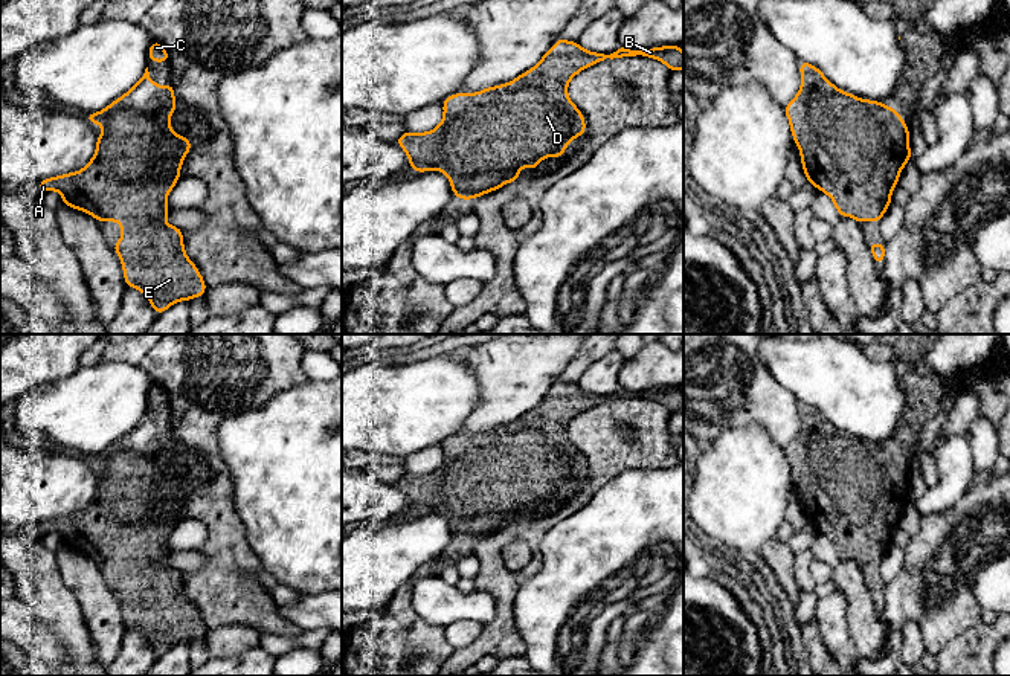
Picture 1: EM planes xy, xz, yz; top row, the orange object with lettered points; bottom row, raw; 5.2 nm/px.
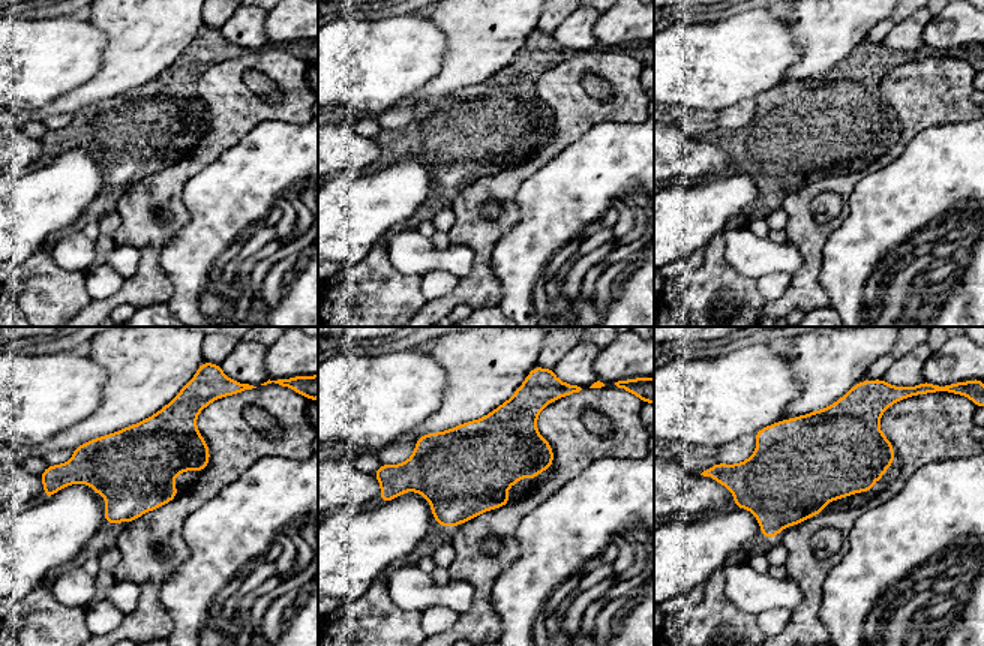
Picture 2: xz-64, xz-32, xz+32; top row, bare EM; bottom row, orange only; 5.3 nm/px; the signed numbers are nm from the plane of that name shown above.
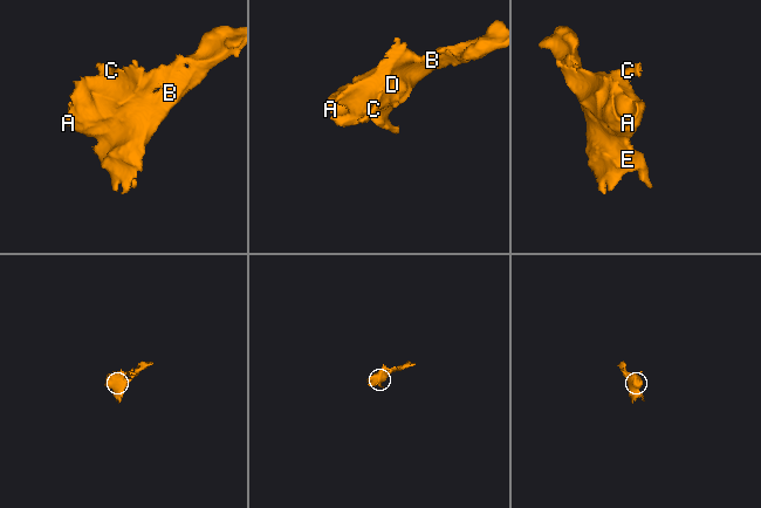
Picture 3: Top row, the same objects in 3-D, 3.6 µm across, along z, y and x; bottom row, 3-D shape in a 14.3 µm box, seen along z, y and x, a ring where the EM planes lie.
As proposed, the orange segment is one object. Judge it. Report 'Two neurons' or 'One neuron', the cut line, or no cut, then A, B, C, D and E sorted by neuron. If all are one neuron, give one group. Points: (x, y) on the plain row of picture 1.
One neuron. No split. Groups: A B C D E

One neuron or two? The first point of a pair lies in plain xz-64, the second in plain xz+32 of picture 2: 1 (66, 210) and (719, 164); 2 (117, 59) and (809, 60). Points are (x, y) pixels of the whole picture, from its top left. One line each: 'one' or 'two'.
1: two
2: one

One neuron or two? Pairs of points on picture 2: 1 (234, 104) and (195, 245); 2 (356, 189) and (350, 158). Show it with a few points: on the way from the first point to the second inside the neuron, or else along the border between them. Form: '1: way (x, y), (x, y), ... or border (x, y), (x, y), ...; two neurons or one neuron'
1: border (246, 135), (191, 179); two neurons
2: border (359, 173), (336, 176); two neurons

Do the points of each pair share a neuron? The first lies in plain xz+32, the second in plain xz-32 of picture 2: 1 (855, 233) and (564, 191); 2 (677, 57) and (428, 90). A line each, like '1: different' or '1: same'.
1: same
2: different

